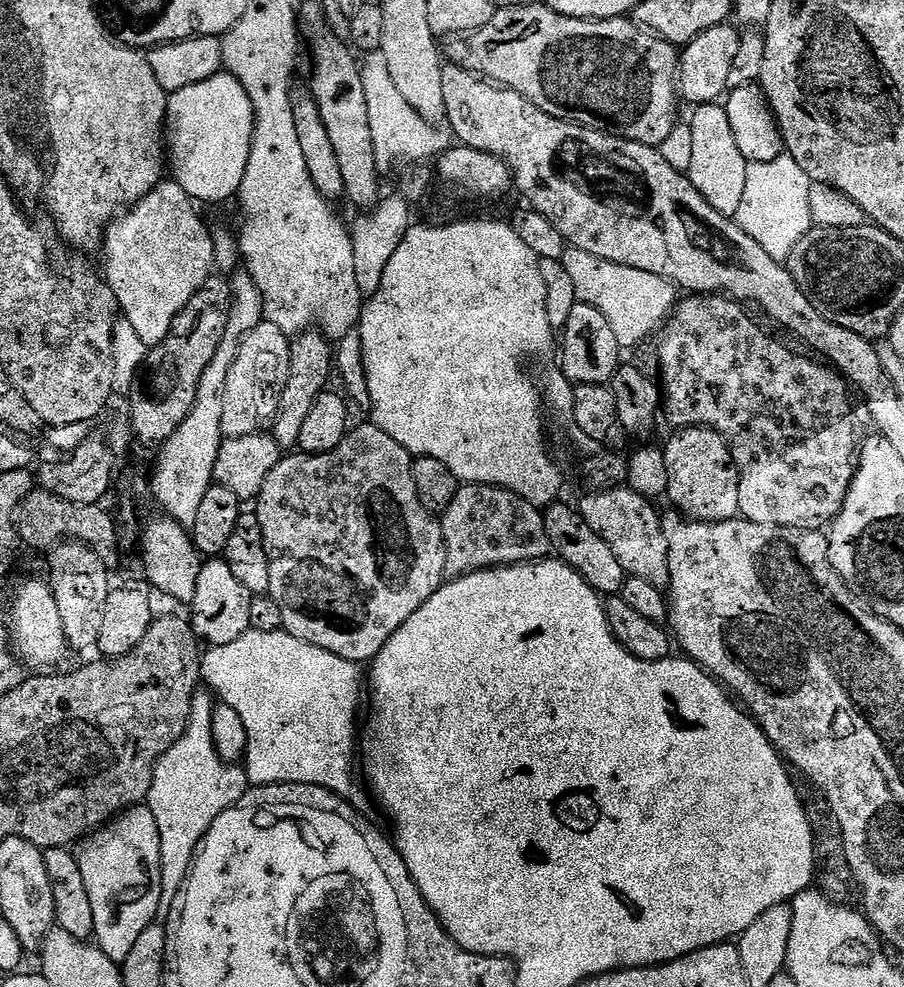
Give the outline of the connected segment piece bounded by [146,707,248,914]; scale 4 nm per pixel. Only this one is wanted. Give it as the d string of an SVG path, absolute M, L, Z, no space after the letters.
M211 707L199 709L198 714L193 715L188 722L188 729L183 736L177 738L162 754L162 758L156 763L156 769L152 771L152 785L146 797L146 806L154 814L158 822L158 834L160 835L160 912L167 914L174 906L176 895L180 892L188 870L192 866L193 859L200 841L210 830L214 818L225 812L227 808L239 805L248 788L248 776L239 768L239 763L229 762L220 757L220 751L216 749L216 743L212 737L212 713Z

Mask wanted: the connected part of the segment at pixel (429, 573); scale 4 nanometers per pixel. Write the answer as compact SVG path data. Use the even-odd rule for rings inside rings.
M375 422L367 423L361 428L353 427L345 440L326 454L317 456L288 454L281 458L267 474L266 480L262 482L258 495L260 505L254 508L254 514L262 526L264 545L268 551L270 586L267 595L271 596L274 602L278 602L282 610L283 631L290 633L294 638L302 638L322 650L330 650L330 654L341 656L343 660L350 660L357 666L363 665L363 660L365 662L375 660L389 638L442 587L446 580L444 530L441 521L424 508L418 498L418 490L412 473L414 463L412 453L407 452L398 442L394 442L394 438L390 438L390 434L386 434L386 430L382 430Z

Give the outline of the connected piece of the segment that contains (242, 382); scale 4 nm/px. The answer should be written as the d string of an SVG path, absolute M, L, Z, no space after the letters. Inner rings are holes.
M263 320L244 337L223 394L222 432L225 437L257 435L275 419L280 396L289 380L290 356L291 339L270 322Z

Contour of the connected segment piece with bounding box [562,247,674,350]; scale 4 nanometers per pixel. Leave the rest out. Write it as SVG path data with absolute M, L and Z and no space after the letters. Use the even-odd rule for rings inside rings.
M574 247L565 251L562 267L572 279L572 288L576 291L575 299L600 311L610 322L610 330L614 330L614 338L618 338L621 349L628 350L635 344L642 343L656 327L657 331L669 319L673 311L674 285L658 274L634 270L630 266L603 260Z

